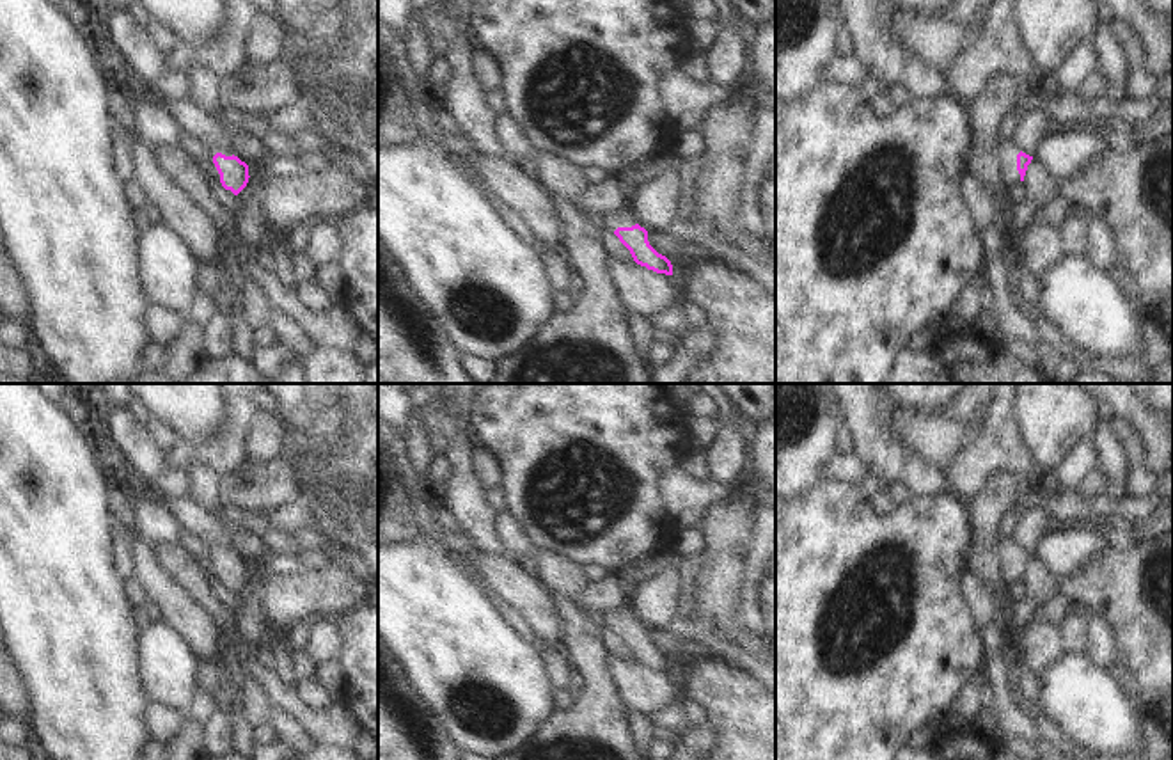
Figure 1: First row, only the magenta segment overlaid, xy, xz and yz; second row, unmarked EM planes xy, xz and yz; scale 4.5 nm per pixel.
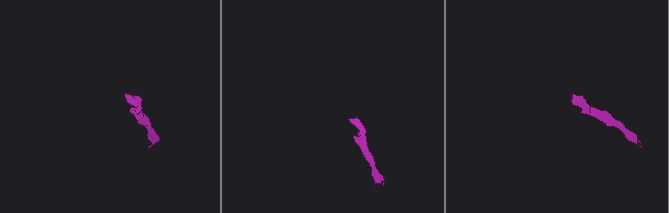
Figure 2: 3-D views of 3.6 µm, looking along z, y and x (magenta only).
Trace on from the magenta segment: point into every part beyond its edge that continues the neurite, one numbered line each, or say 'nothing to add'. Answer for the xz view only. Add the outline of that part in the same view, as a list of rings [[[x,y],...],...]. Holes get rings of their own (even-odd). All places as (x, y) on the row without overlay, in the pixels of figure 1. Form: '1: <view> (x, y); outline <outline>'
nothing to add

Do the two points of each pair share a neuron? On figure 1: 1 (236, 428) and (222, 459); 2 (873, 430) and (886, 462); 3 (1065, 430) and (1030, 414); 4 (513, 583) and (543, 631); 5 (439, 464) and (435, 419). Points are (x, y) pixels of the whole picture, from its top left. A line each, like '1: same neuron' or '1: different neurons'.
1: same neuron
2: same neuron
3: same neuron
4: same neuron
5: different neurons

